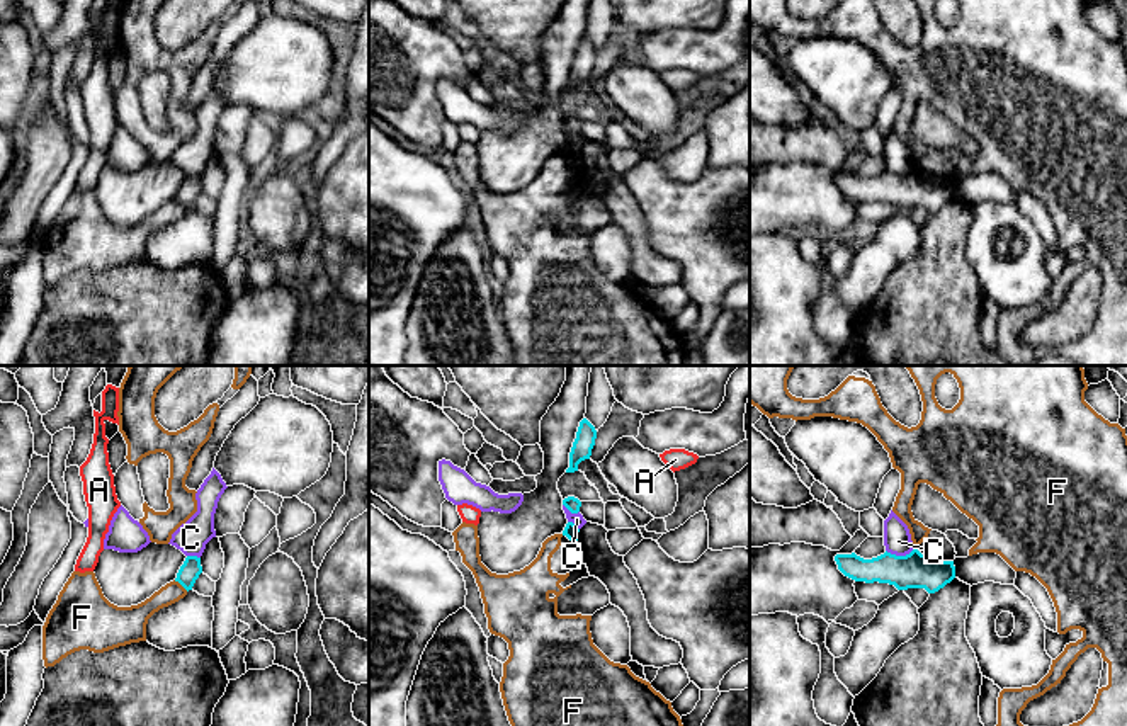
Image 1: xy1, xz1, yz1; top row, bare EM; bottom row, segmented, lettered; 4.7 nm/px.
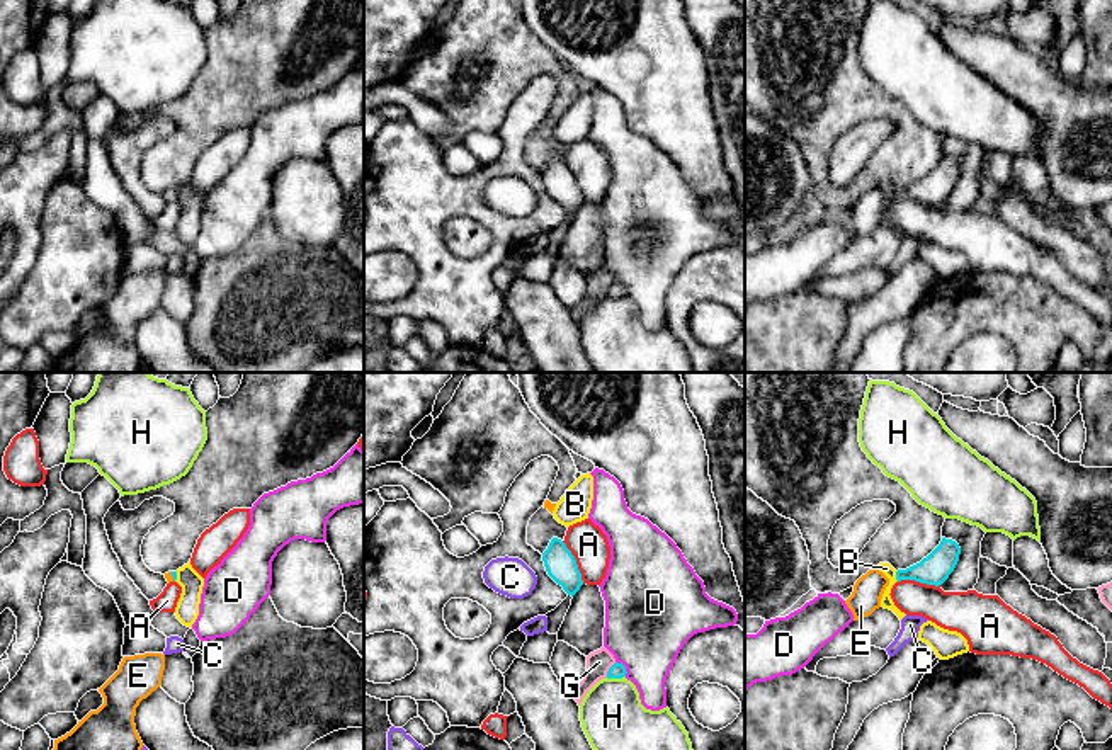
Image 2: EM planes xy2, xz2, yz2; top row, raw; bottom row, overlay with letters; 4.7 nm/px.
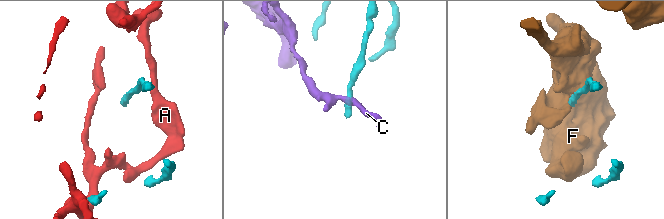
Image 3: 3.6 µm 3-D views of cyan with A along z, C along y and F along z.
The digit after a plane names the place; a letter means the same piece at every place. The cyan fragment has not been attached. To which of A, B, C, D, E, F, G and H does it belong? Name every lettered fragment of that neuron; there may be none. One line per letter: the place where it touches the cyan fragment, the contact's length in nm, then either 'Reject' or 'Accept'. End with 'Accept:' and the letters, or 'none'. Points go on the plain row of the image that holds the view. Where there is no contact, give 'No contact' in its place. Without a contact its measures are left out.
A: Touches cyan at xz2 (575, 181). Shared border 220 nm. Reject
B: Touches cyan at yz2 (896, 196). Shared border 50 nm. Reject
C: Touches cyan at yz1 (900, 175). Shared border 140 nm. Reject
D: Touches cyan at xz2 (624, 286). Shared border 90 nm. Reject
E: Touches cyan at xy2 (172, 194). Shared border 50 nm. Accept
F: Touches cyan at xy1 (181, 203). Shared border 90 nm. Reject
G: Touches cyan at xz2 (609, 288). Shared border 90 nm. Reject
H: Touches cyan at xz2 (614, 296). Shared border 100 nm. Reject
Accept: E

